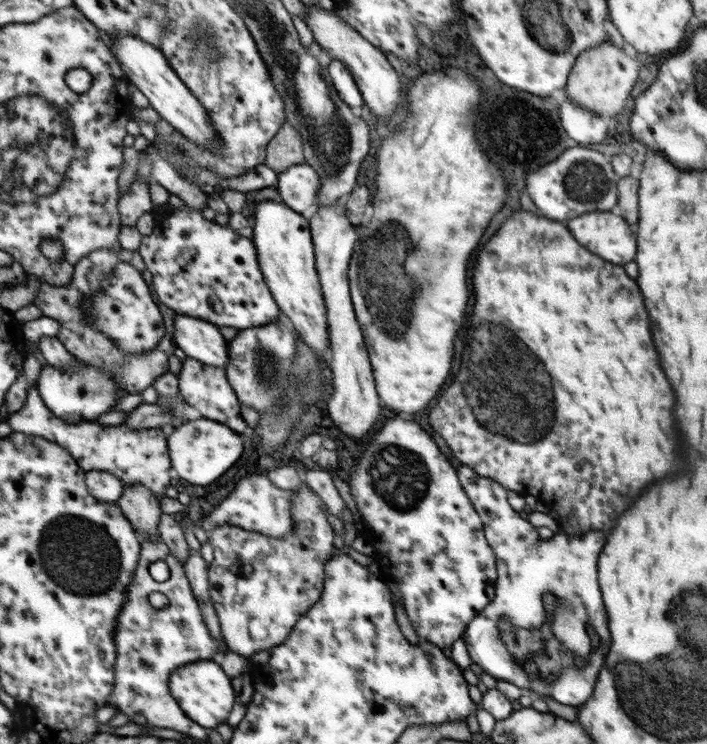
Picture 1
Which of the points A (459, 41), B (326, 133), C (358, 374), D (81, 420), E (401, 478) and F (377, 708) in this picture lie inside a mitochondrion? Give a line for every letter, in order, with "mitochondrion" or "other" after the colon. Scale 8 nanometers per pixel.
A: other
B: mitochondrion
C: other
D: other
E: mitochondrion
F: other

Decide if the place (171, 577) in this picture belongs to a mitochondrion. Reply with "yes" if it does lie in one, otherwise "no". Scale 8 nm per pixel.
no

